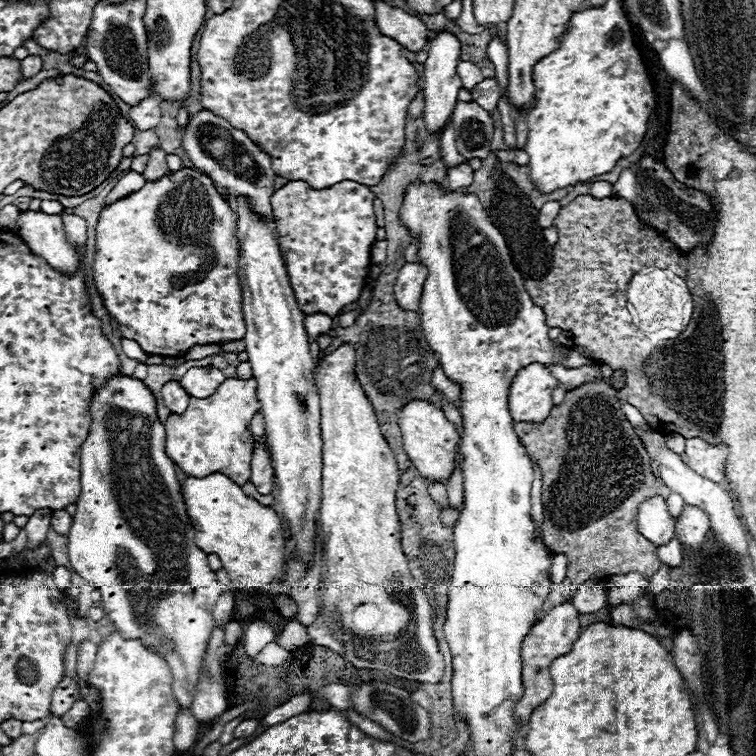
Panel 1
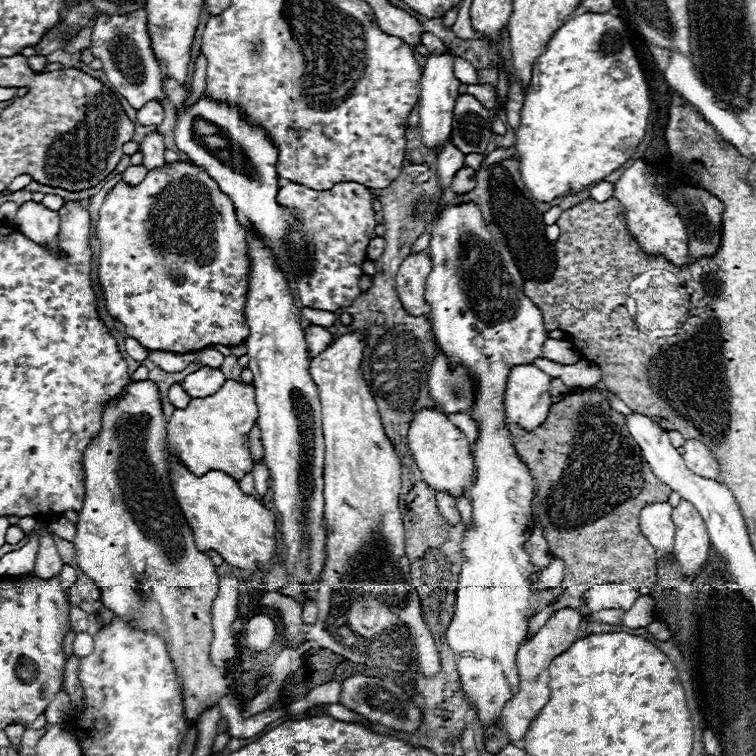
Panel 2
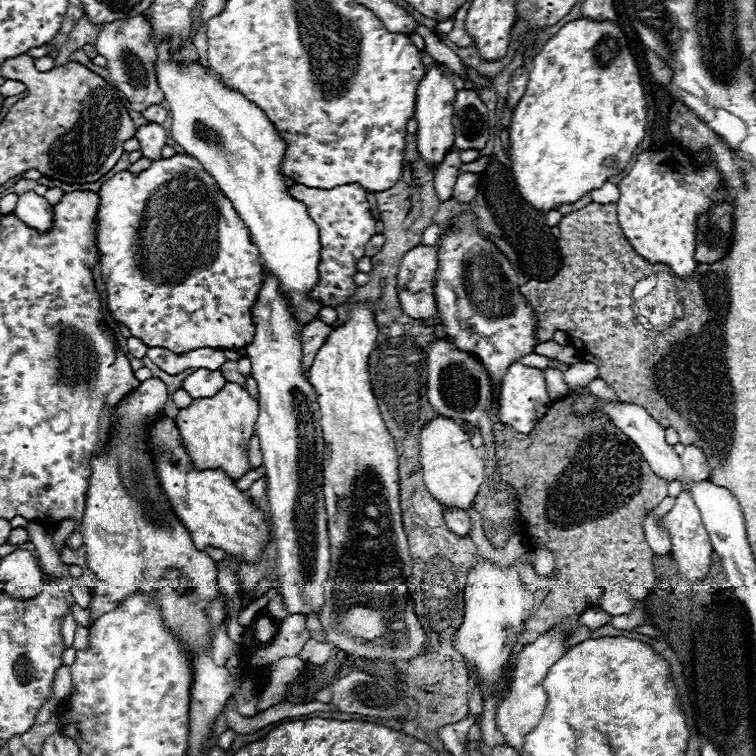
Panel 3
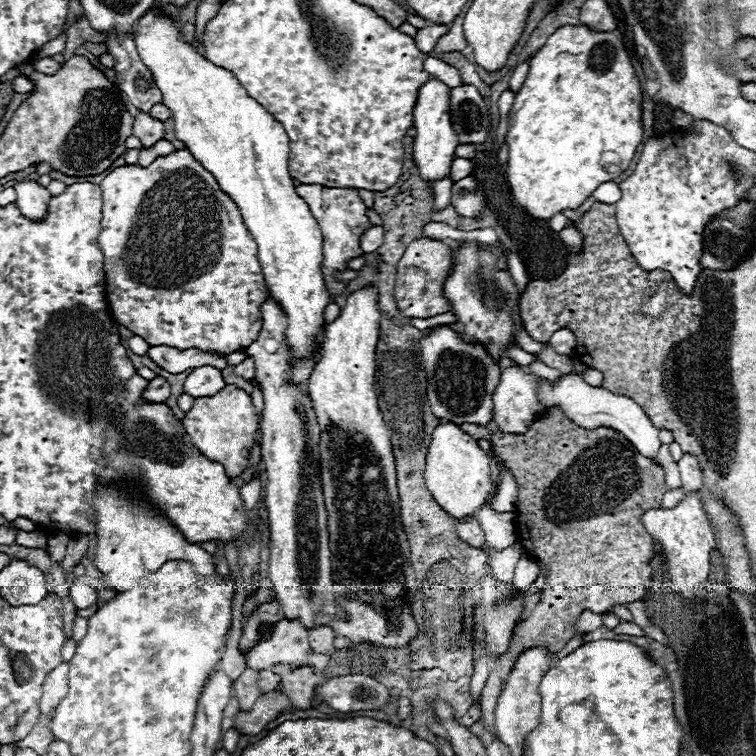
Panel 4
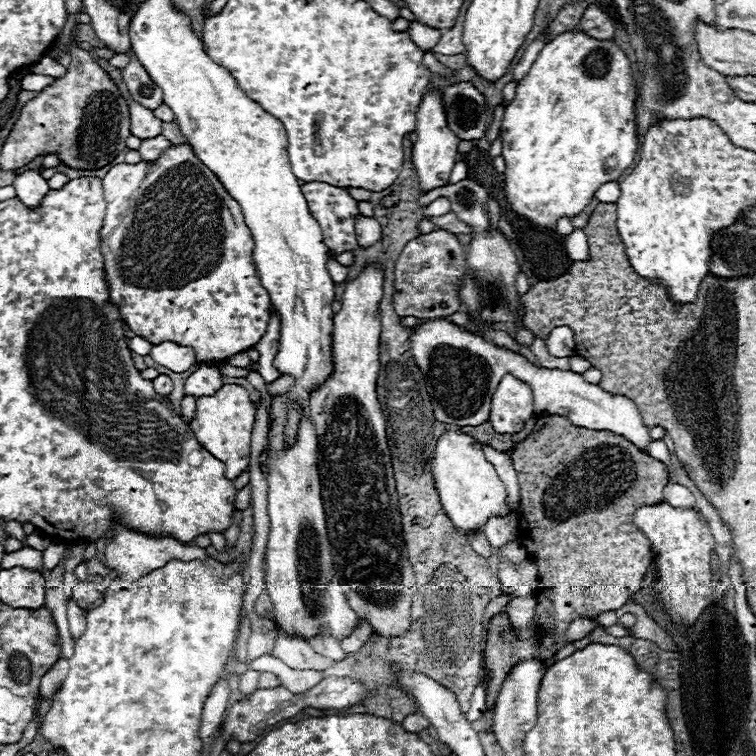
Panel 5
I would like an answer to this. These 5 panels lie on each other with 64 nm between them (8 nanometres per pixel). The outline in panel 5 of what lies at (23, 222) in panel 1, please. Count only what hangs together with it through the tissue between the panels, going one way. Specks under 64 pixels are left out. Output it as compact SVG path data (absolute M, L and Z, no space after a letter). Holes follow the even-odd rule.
M28 170L28 172L24 172L24 174L20 174L20 176L16 176L16 180L14 180L14 184L12 184L14 188L16 188L16 196L18 196L18 200L26 206L26 208L30 208L30 210L36 210L38 206L40 206L40 202L42 202L42 198L48 194L48 182L36 172L36 170Z

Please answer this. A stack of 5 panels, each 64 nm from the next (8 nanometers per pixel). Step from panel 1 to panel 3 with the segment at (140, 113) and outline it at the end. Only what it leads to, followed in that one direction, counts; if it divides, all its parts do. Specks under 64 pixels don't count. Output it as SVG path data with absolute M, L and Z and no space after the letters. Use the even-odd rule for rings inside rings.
M152 104L152 106L148 106L148 108L142 112L142 118L144 118L146 122L158 122L158 124L162 124L162 122L166 120L166 114L168 114L168 110L166 110L162 104Z

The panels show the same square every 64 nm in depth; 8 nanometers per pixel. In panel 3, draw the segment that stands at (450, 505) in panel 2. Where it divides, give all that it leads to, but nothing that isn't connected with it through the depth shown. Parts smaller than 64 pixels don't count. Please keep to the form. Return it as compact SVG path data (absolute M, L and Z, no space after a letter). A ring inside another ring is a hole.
M444 508L444 520L446 520L446 526L452 532L456 532L456 534L468 534L470 520L468 520L464 510L460 510L460 508Z

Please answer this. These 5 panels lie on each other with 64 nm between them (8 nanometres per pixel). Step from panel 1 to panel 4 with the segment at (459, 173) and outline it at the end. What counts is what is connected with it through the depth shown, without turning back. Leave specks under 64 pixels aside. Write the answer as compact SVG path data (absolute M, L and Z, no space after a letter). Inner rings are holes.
M466 176L452 186L452 206L462 216L476 216L484 208L484 194L474 176Z

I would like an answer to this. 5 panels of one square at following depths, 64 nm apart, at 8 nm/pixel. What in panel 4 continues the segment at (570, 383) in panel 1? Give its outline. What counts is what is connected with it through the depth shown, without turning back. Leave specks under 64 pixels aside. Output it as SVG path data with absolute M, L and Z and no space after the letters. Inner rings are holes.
M518 346L510 348L508 356L510 356L510 358L512 358L516 364L520 364L520 366L528 366L528 364L532 364L534 360L538 360L538 356L536 356L536 354L524 352L524 350L522 350L522 348L518 348Z

